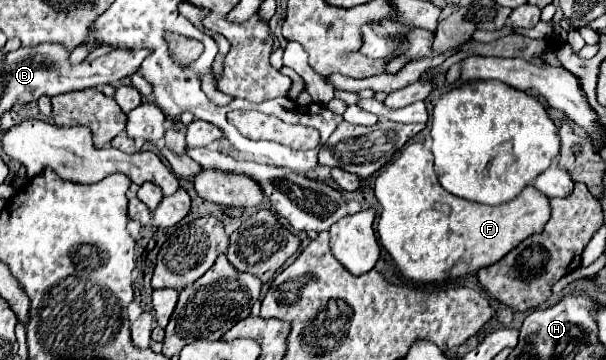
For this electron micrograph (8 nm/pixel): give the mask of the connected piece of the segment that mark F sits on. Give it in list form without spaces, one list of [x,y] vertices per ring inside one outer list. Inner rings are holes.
[[[409,144],[403,148],[401,156],[393,160],[375,180],[375,196],[381,204],[379,216],[379,242],[389,252],[393,262],[397,264],[399,272],[413,282],[441,282],[445,278],[459,278],[469,272],[477,272],[489,264],[495,264],[503,258],[511,248],[521,244],[527,236],[539,234],[543,224],[547,224],[551,216],[549,200],[541,196],[535,186],[527,186],[513,202],[505,202],[503,206],[485,206],[485,204],[471,204],[469,200],[451,196],[441,184],[433,170],[433,154],[423,144]],[[435,204],[447,204],[449,214],[435,208]]]

